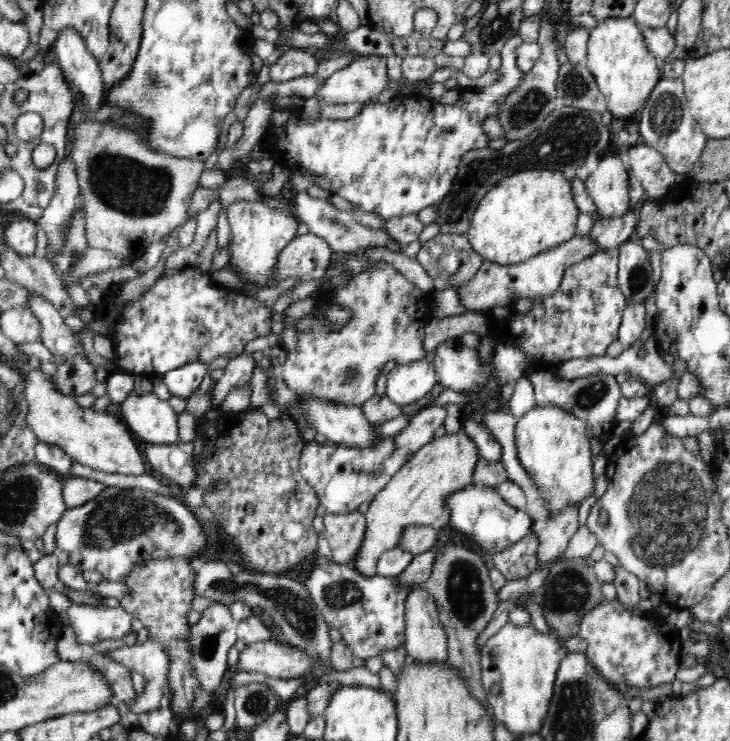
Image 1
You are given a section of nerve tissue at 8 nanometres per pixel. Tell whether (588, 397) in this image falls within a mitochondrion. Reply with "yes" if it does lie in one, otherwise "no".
yes

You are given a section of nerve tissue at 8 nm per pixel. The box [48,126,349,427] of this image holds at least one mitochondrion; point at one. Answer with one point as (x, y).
(127, 185)

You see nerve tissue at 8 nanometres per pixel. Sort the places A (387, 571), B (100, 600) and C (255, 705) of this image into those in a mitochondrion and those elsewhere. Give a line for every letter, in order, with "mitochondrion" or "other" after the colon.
A: other
B: other
C: mitochondrion

